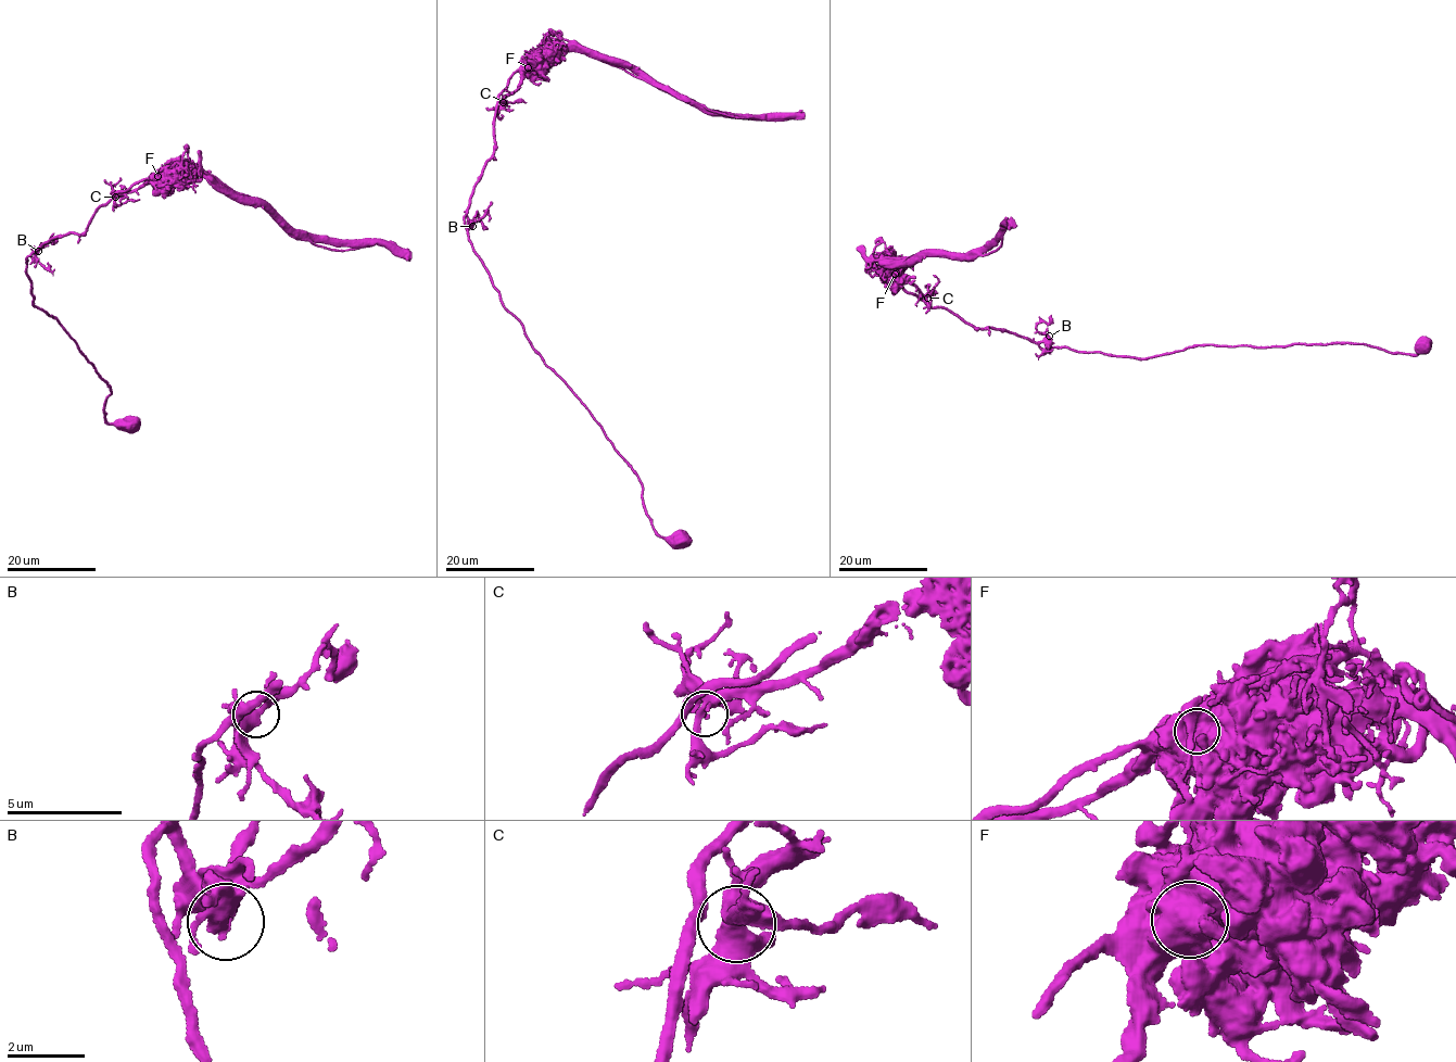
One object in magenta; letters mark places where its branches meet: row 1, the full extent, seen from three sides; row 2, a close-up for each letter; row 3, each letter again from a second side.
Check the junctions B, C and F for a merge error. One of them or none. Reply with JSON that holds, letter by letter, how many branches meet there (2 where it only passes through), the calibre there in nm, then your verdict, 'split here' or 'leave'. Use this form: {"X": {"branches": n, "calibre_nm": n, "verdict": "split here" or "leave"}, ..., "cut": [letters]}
{"B": {"branches": 3, "calibre_nm": 400, "verdict": "leave"}, "C": {"branches": 3, "calibre_nm": 360, "verdict": "leave"}, "F": {"branches": 1, "calibre_nm": 1300, "verdict": "split here"}, "cut": ["F"]}

